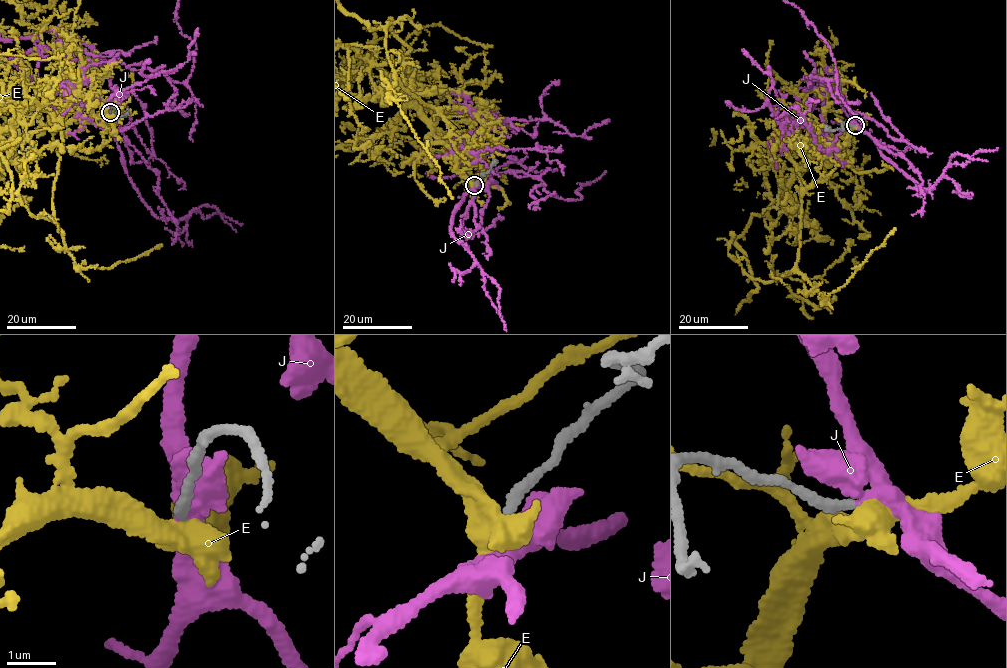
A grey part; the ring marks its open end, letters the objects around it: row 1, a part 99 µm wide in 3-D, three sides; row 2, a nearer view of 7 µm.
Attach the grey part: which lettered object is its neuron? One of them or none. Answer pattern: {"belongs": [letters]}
{"belongs": ["J"]}

